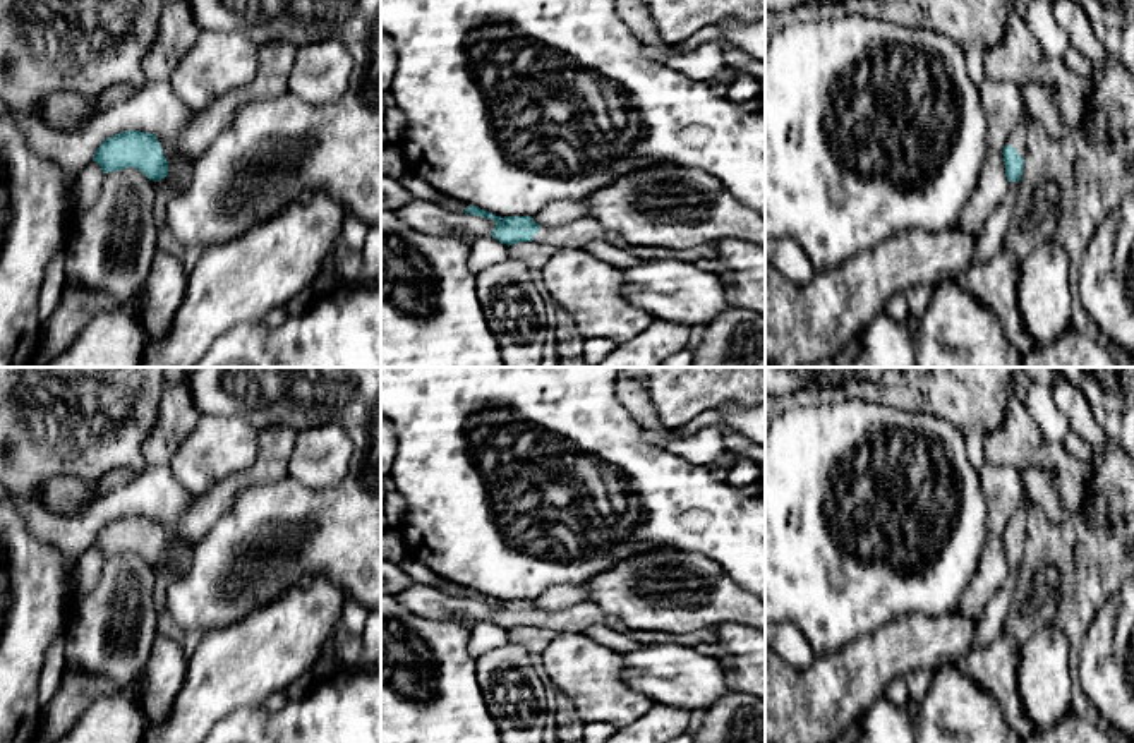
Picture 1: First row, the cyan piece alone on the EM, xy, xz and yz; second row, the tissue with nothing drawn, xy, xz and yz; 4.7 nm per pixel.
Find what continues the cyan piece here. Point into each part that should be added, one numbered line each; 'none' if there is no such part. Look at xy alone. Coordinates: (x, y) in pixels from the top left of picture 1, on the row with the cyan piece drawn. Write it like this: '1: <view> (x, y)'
1: xy (277, 59)

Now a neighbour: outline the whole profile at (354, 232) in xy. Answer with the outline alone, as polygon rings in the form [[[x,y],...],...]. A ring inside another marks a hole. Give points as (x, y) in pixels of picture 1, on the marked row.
[[[348,214],[341,223],[340,242],[343,242],[352,251],[362,251],[369,228],[371,228],[371,225]]]

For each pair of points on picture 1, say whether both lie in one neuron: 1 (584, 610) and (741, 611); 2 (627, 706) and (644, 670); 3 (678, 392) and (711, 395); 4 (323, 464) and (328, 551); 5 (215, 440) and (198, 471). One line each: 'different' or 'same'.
1: different
2: different
3: same
4: different
5: same

